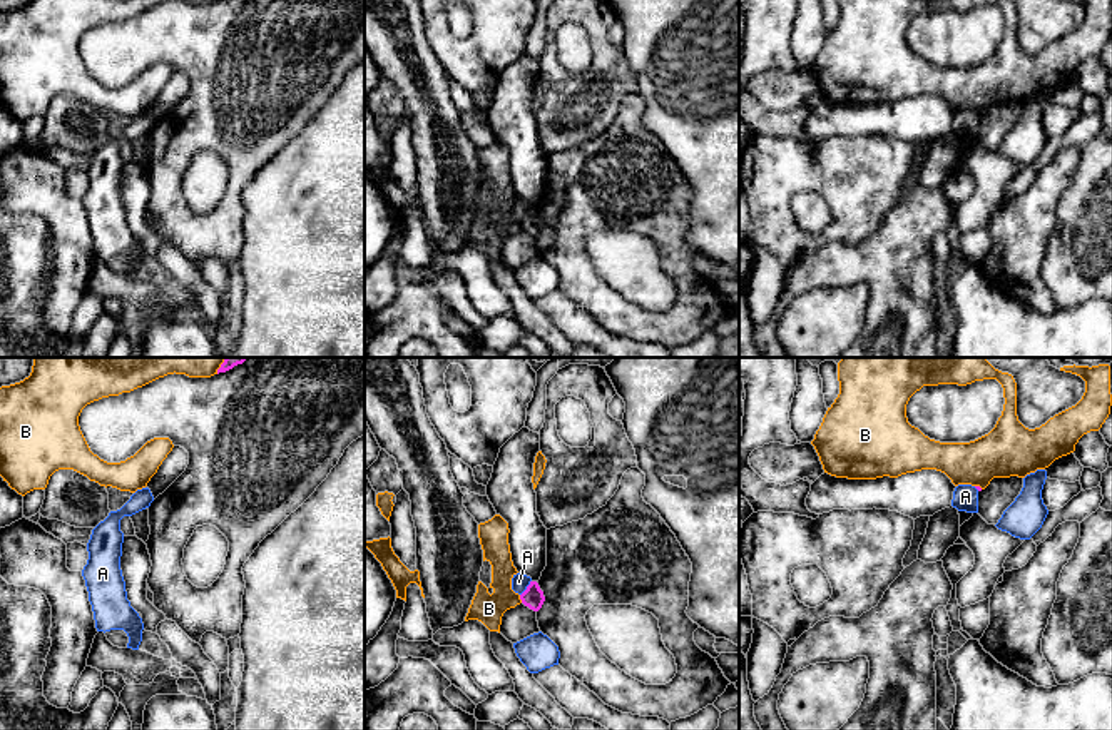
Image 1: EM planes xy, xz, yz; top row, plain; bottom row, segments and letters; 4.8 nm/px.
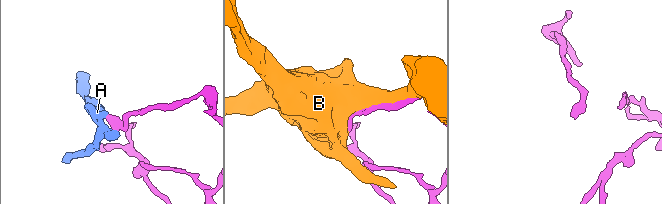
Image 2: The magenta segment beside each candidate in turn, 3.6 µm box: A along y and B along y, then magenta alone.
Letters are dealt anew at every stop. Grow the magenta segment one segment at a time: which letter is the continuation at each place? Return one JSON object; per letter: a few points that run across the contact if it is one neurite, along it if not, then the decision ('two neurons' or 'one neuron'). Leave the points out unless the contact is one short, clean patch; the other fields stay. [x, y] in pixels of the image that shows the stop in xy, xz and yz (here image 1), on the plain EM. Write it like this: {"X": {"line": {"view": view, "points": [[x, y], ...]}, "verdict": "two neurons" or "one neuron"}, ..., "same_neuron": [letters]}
{"A": {"verdict": "two neurons"}, "B": {"verdict": "two neurons"}, "same_neuron": []}

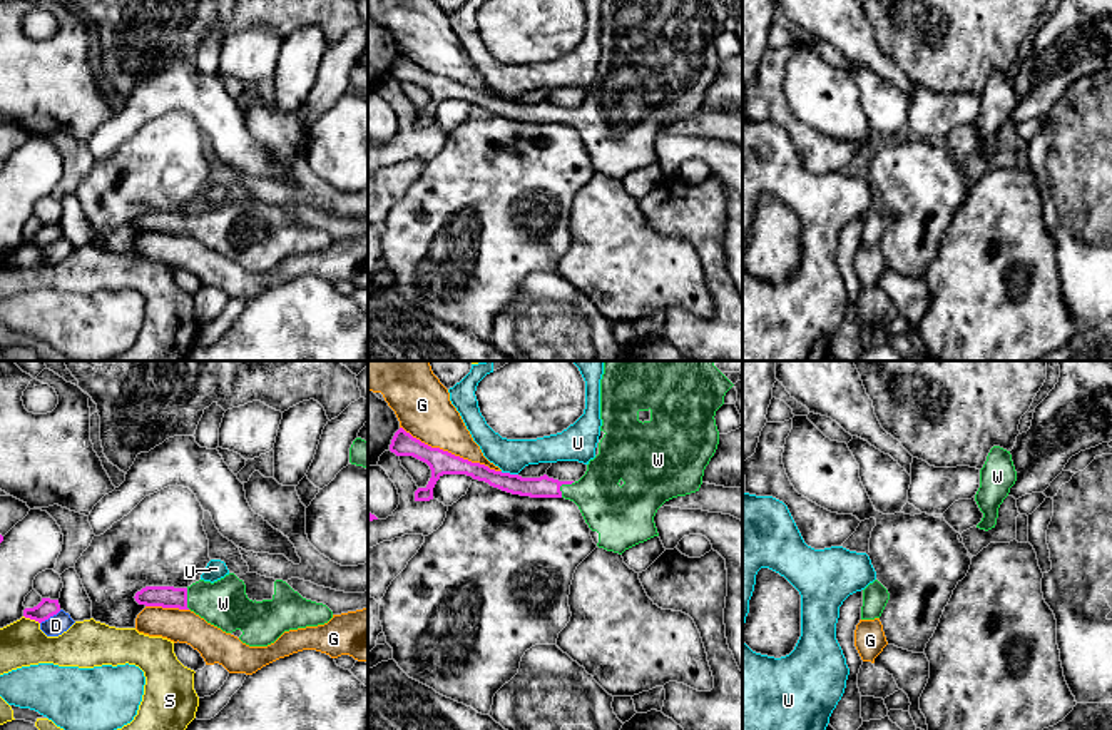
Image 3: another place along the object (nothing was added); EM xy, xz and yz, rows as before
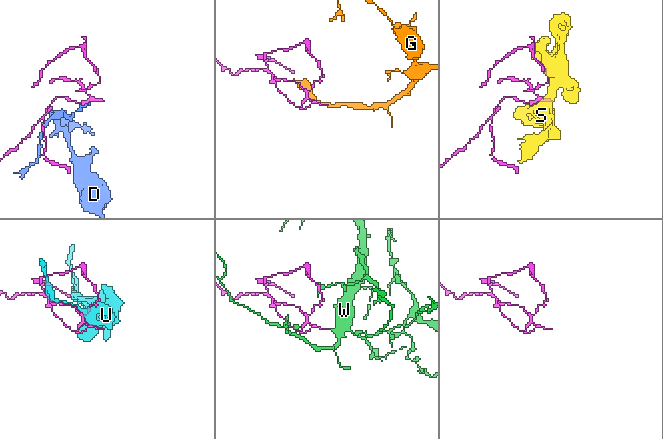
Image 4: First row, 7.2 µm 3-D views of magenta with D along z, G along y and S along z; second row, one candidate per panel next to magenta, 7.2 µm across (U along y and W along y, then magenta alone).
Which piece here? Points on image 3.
{"D": {"verdict": "two neurons"}, "G": {"verdict": "two neurons"}, "S": {"verdict": "two neurons"}, "U": {"verdict": "two neurons"}, "W": {"verdict": "one neuron"}, "same_neuron": ["W"]}

